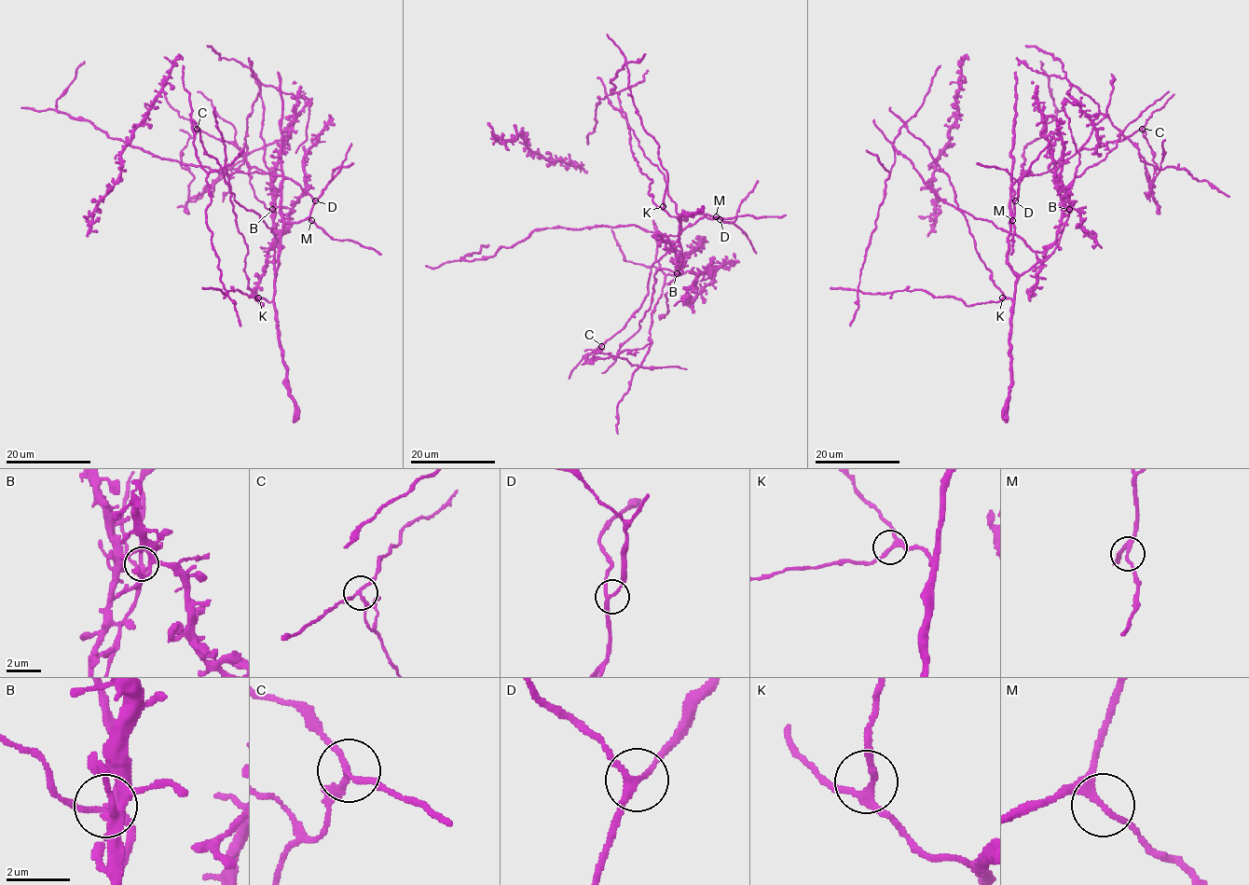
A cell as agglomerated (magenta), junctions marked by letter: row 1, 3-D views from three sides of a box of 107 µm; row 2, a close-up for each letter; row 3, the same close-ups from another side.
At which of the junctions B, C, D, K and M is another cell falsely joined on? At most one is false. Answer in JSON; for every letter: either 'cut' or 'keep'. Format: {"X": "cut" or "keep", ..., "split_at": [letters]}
{"B": "keep", "C": "cut", "D": "keep", "K": "keep", "M": "keep", "split_at": ["C"]}

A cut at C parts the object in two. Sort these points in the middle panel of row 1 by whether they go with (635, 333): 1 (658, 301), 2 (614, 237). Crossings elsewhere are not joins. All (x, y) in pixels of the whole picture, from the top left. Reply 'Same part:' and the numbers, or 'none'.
Same part: none

